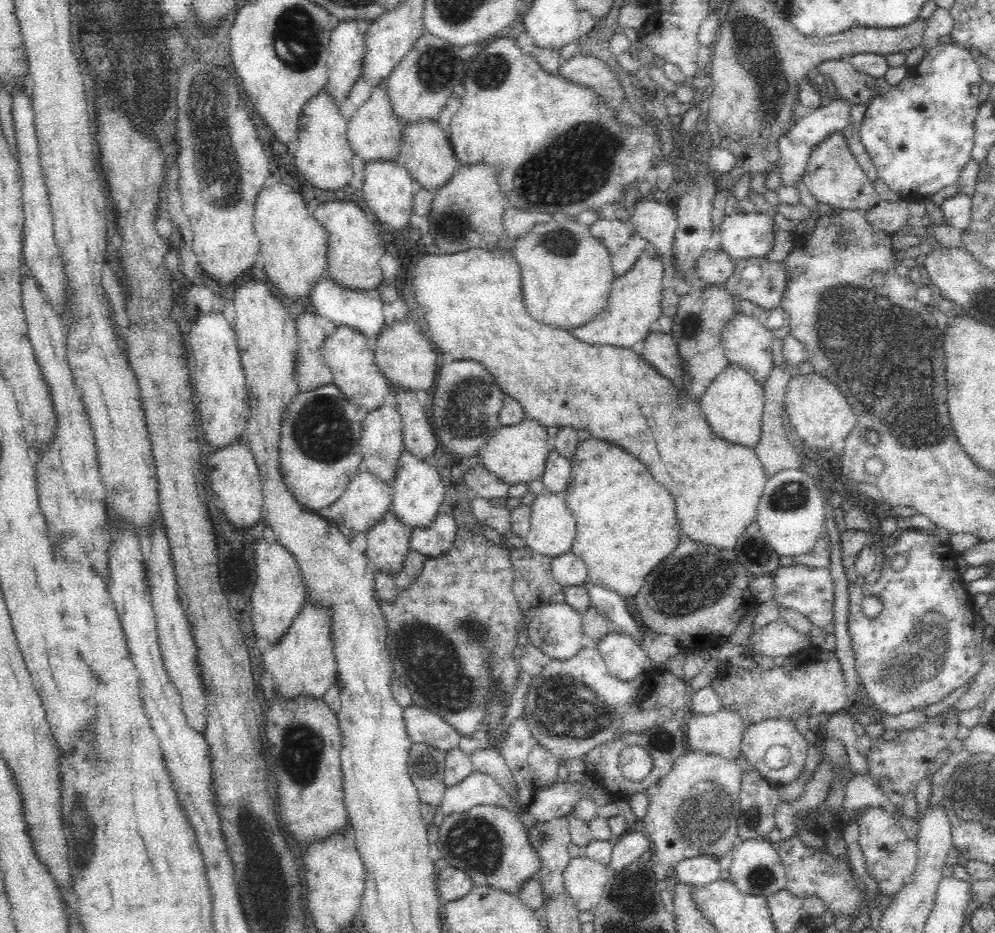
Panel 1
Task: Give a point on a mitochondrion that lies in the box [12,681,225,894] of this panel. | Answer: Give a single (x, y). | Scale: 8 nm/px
(82, 830)

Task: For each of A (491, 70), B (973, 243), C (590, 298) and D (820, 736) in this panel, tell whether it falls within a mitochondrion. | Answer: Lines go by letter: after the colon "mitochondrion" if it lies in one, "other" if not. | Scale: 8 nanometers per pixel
A: mitochondrion
B: other
C: other
D: other

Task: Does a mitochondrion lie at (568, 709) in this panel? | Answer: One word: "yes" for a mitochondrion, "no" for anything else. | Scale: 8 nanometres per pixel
yes

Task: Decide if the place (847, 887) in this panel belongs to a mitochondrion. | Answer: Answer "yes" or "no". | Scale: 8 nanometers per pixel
no

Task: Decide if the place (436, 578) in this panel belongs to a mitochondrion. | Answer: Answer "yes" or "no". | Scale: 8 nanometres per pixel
no

